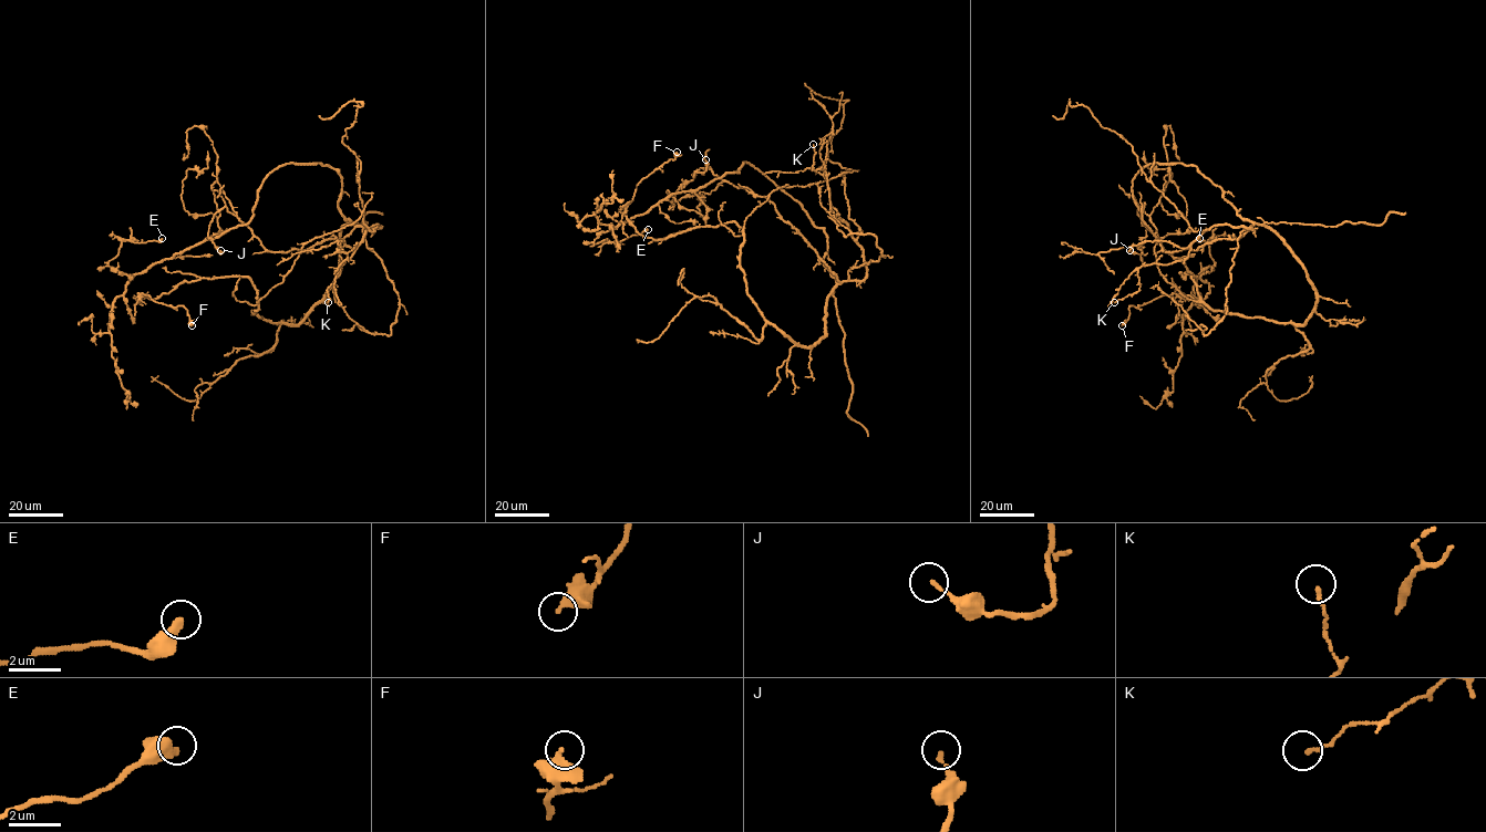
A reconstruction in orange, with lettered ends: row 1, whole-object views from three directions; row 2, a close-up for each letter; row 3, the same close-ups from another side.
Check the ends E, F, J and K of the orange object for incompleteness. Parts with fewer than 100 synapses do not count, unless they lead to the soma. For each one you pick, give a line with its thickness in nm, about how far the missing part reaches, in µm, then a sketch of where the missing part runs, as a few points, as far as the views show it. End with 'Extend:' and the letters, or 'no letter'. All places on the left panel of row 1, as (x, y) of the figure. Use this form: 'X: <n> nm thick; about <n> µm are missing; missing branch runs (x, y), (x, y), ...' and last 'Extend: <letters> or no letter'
Extend: no letter

